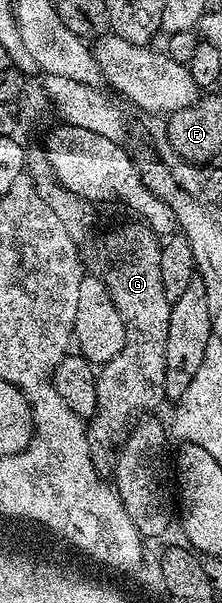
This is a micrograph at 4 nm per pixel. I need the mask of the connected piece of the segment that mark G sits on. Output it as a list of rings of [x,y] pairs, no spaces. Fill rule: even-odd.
[[[131,220],[110,230],[92,249],[92,265],[97,269],[93,270],[106,283],[126,327],[122,351],[103,365],[96,378],[96,413],[86,425],[89,438],[96,443],[104,440],[119,442],[137,418],[149,411],[156,411],[166,401],[166,335],[170,331],[172,302],[166,299],[166,291],[162,287],[162,270],[159,268],[162,263],[161,238],[147,224]]]

